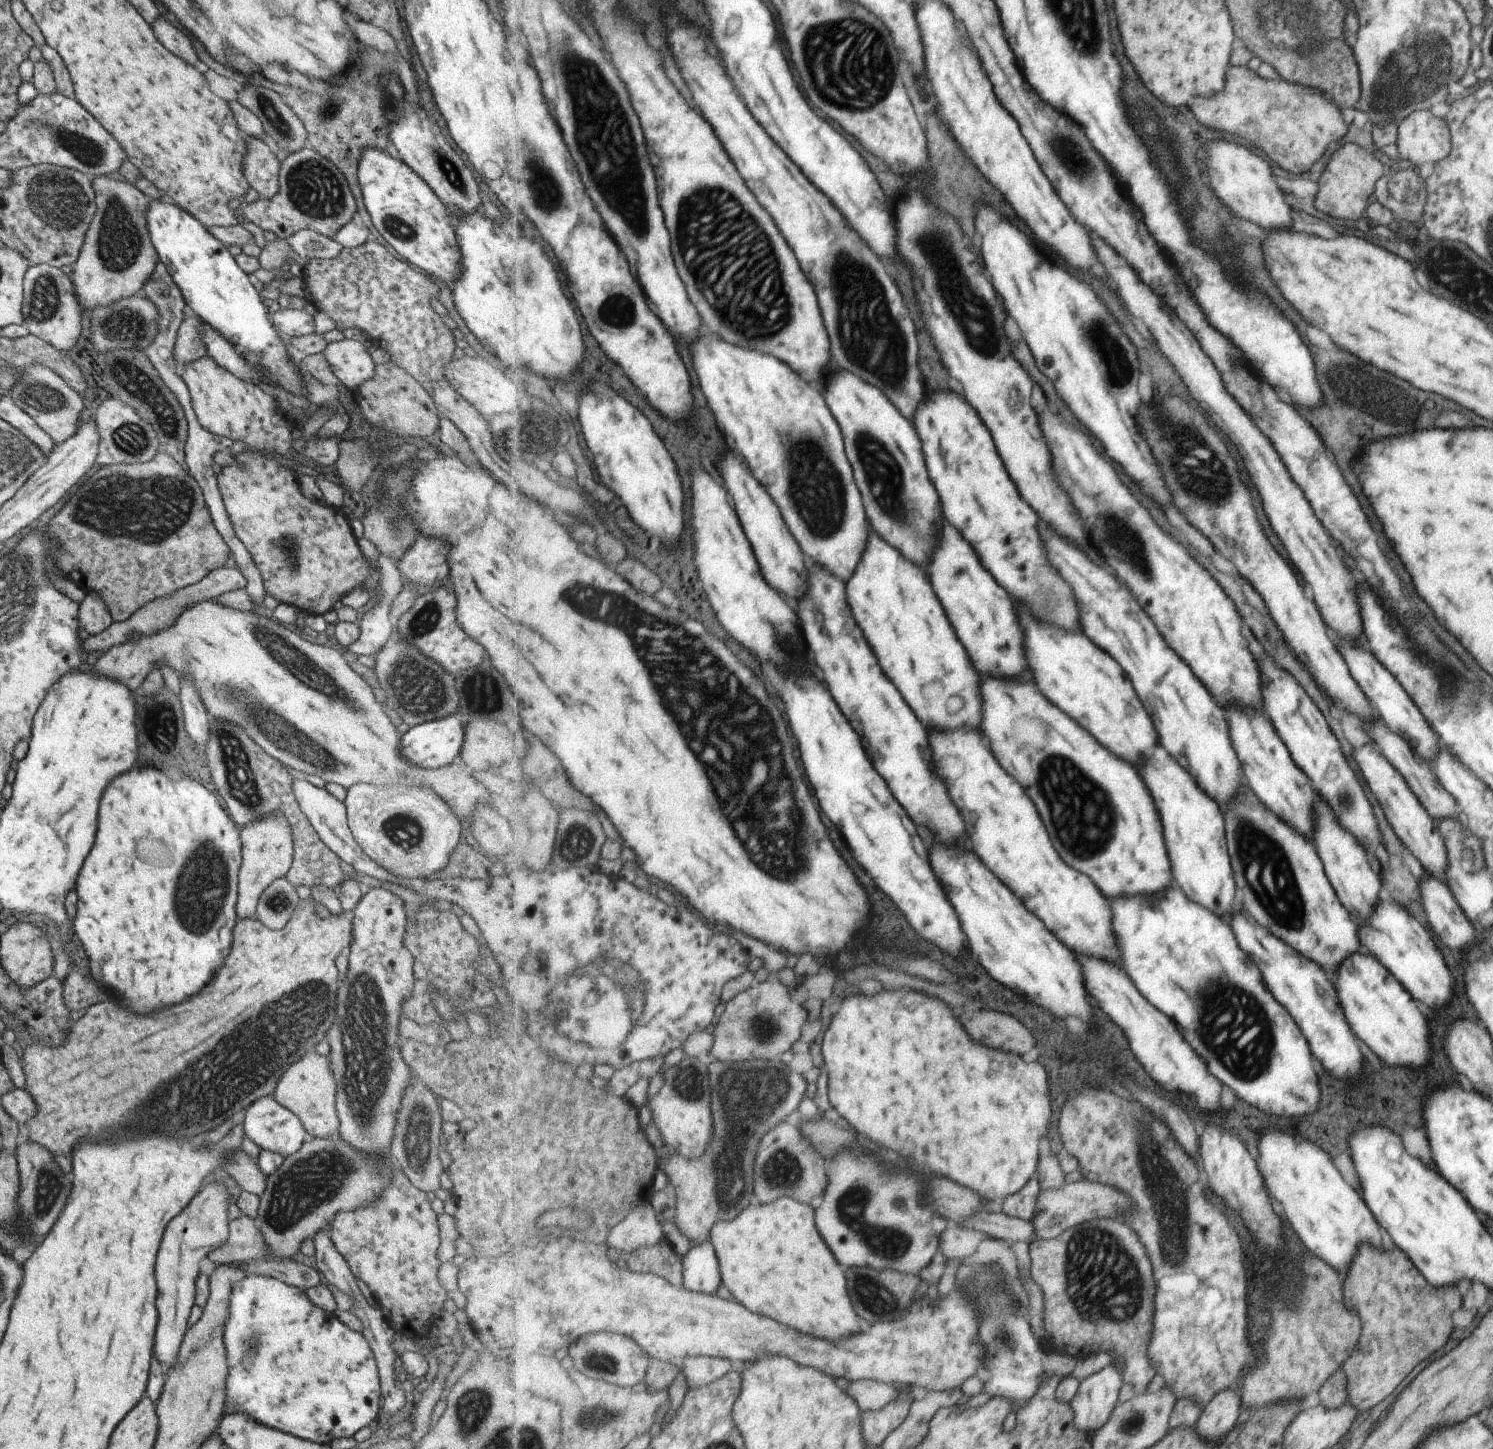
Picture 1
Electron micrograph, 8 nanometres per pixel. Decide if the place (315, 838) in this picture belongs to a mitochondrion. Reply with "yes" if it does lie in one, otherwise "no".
no

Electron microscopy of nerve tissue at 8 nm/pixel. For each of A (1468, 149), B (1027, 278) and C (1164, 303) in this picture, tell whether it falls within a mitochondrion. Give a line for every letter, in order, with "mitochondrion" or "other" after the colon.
A: other
B: other
C: other

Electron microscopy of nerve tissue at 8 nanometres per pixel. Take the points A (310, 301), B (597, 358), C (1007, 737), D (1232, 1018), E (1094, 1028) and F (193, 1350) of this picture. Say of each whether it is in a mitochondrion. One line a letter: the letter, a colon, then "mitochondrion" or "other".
A: other
B: other
C: other
D: mitochondrion
E: other
F: mitochondrion

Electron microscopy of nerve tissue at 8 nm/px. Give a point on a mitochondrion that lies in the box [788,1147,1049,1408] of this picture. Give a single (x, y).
(891, 1245)

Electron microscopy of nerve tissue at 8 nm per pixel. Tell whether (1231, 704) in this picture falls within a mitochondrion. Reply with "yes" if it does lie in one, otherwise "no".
no

